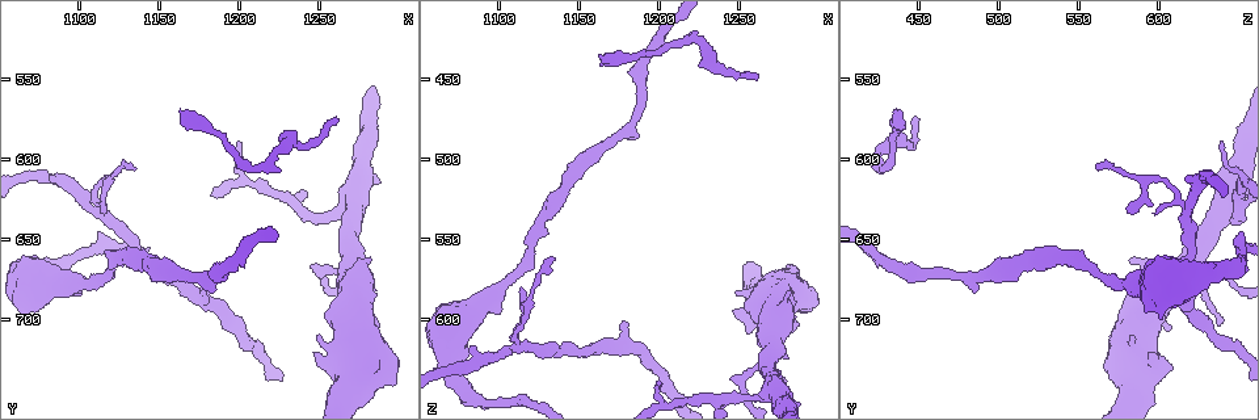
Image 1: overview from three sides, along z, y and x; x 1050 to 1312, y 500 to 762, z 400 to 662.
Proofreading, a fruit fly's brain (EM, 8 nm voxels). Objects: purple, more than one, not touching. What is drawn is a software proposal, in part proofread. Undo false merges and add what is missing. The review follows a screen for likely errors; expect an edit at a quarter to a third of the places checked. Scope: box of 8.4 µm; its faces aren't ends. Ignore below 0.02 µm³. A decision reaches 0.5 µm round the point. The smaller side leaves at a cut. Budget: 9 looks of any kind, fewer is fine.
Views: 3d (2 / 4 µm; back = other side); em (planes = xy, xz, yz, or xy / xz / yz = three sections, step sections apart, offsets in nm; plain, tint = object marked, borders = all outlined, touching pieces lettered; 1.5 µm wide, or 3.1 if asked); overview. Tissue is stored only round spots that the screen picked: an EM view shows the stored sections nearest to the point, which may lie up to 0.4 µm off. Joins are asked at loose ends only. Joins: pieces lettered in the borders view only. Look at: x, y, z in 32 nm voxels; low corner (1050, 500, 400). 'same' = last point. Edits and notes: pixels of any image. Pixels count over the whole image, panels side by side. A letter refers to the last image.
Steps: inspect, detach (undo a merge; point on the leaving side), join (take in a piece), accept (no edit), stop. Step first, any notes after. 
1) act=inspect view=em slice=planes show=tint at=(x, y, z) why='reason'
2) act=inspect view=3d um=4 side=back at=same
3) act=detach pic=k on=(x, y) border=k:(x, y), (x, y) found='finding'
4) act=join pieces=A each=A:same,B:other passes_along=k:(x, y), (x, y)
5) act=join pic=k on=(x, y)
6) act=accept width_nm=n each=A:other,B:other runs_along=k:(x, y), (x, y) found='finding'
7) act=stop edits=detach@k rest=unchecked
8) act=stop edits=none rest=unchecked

act=inspect view=3d um=2 at=(1112, 632, 618) why='side arm on a straight run'

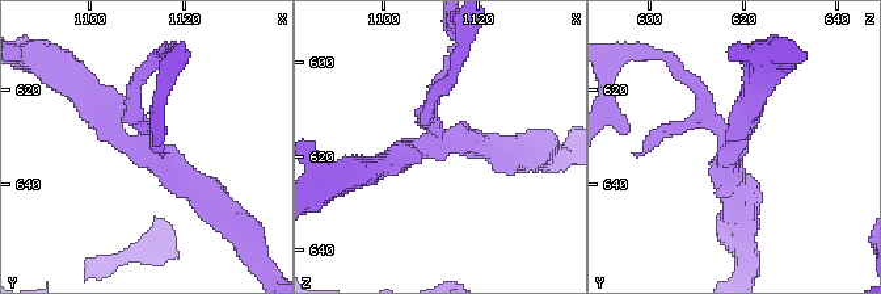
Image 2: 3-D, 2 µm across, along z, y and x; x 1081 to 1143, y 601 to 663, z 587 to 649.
act=inspect view=em slice=yz step=8 show=tint at=(1111, 631, 618)

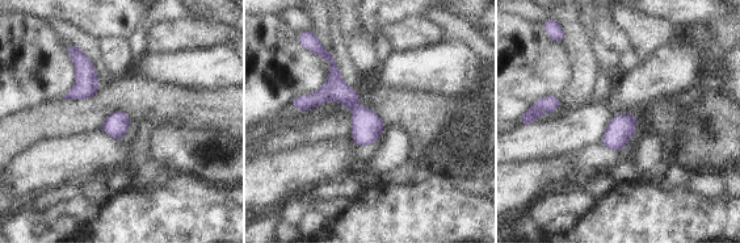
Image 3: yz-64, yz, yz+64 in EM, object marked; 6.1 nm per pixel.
act=inspect view=em slice=xy step=8 show=borders at=same why='another direction'

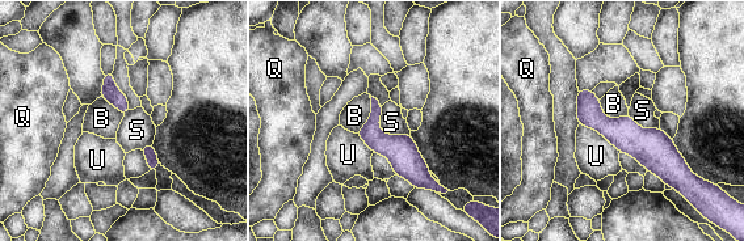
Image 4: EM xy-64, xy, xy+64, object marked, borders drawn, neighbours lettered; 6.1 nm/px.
act=accept longest_contact=U:320nm each=B:other,Q:other,S:other,U:other found='all the same neuron'

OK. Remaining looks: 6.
act=inspect view=3d um=2 at=(1134, 606, 562) why='an open end'

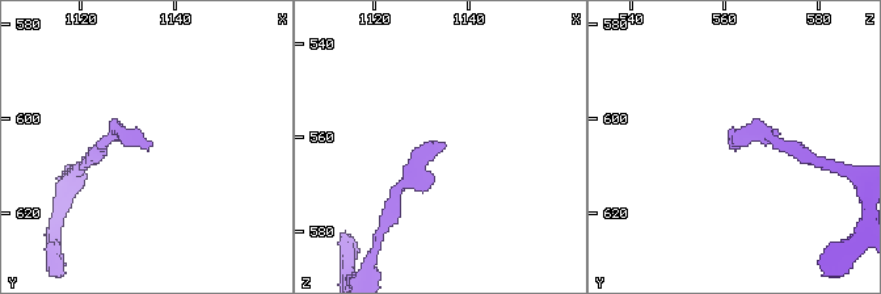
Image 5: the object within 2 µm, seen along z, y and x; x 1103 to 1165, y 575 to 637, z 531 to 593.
act=inspect view=em slice=planes show=plain at=(1134, 606, 562)

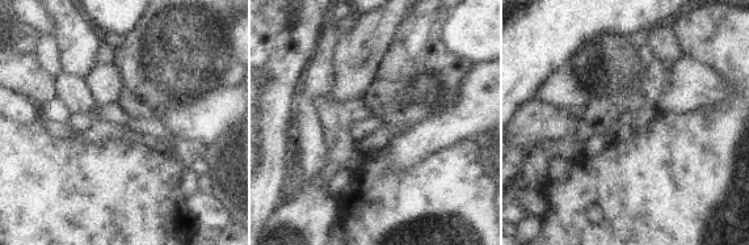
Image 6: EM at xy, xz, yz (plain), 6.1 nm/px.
act=inspect view=em slice=planes show=borders at=same

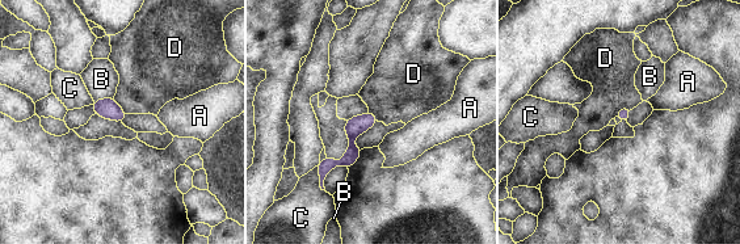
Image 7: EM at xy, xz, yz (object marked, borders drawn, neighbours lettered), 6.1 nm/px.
act=accept each=A:other,B:other,C:other,D:other border=7:(631, 108), (622, 108), (616, 116) found='none of them fits'

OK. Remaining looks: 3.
act=inspect view=3d um=4 at=(1278, 704, 640) why='branch stops here'

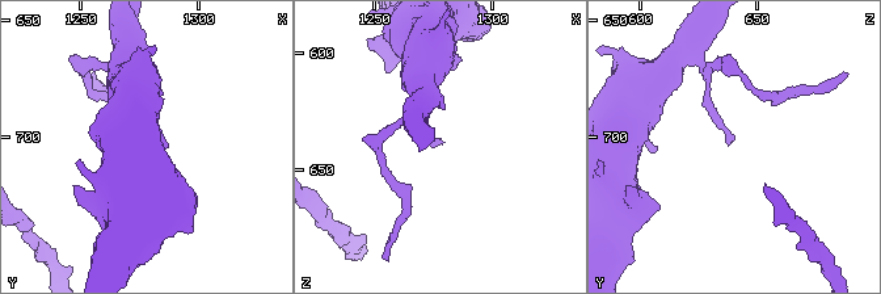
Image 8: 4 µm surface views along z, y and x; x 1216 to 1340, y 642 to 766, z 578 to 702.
act=inspect view=em slice=planes show=borders at=(1279, 702, 639)

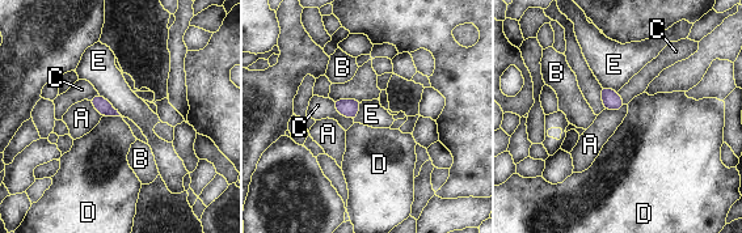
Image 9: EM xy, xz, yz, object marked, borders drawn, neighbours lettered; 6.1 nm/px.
act=accept each=A:other,B:other,C:other,D:other,E:other found='no lettered piece goes on from it'

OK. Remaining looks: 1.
act=inspect view=em slice=planes show=borders at=(1262, 578, 450) why='tapers out'

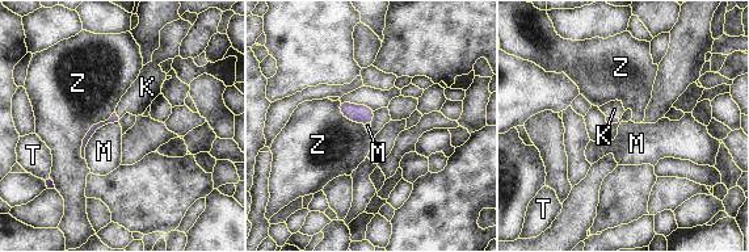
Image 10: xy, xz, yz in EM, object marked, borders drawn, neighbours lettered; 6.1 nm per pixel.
act=join pieces=K each=K:same,M:other,T:other,Z:other passes_along=10:(114, 118), (117, 116), (146, 88) found='it goes on there'

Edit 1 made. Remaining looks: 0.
act=stop edits=join@10 rest=unchecked

